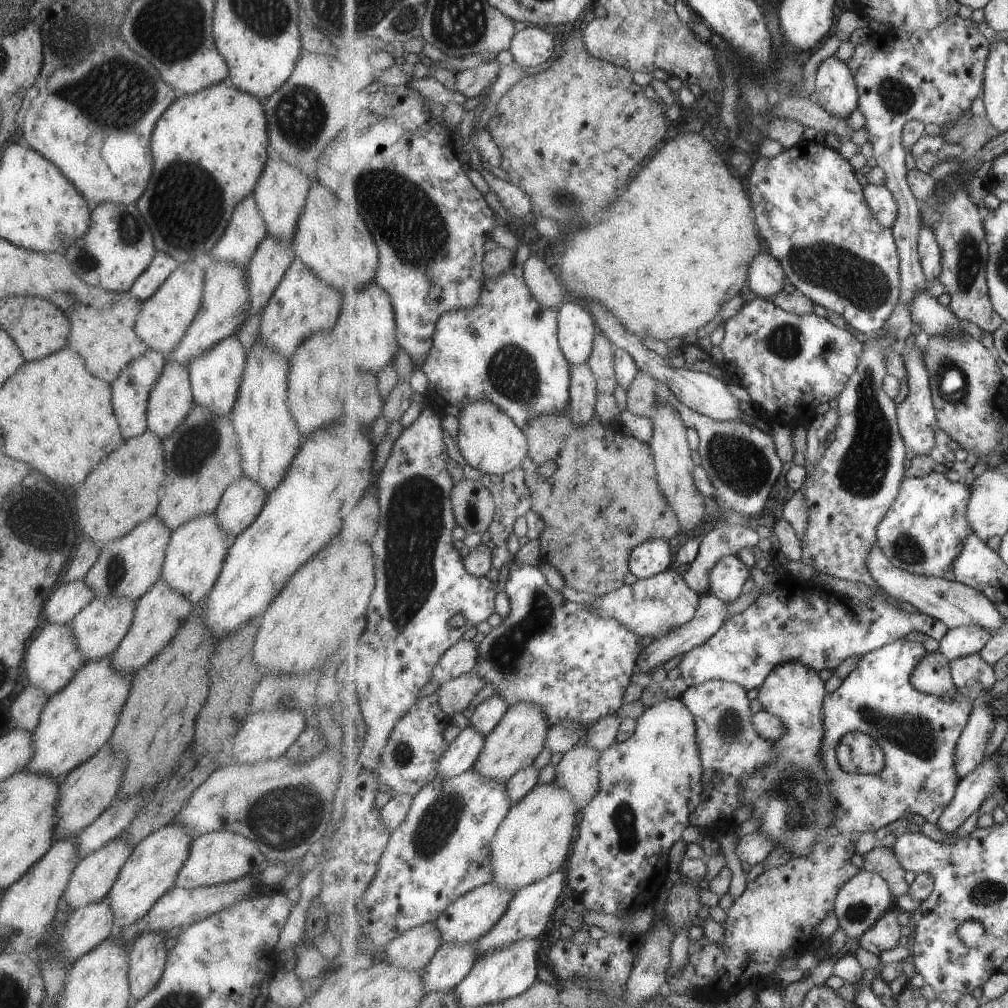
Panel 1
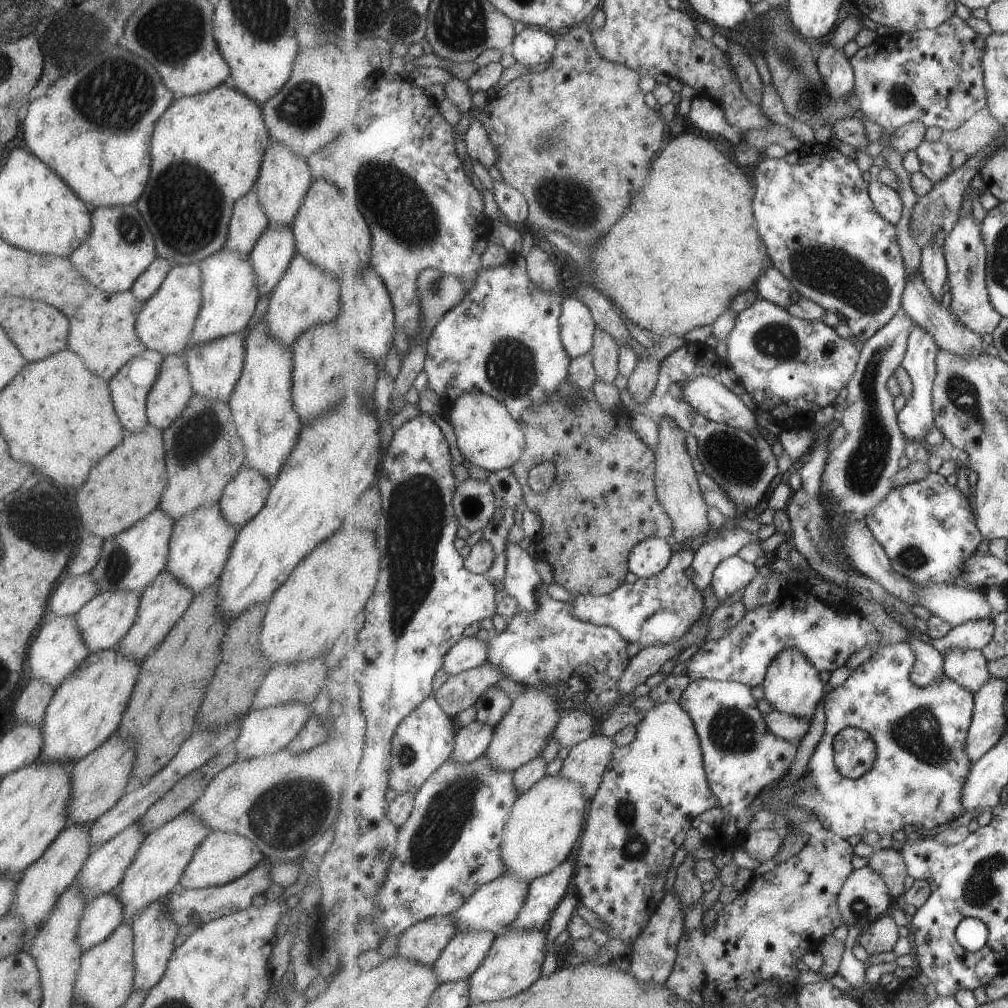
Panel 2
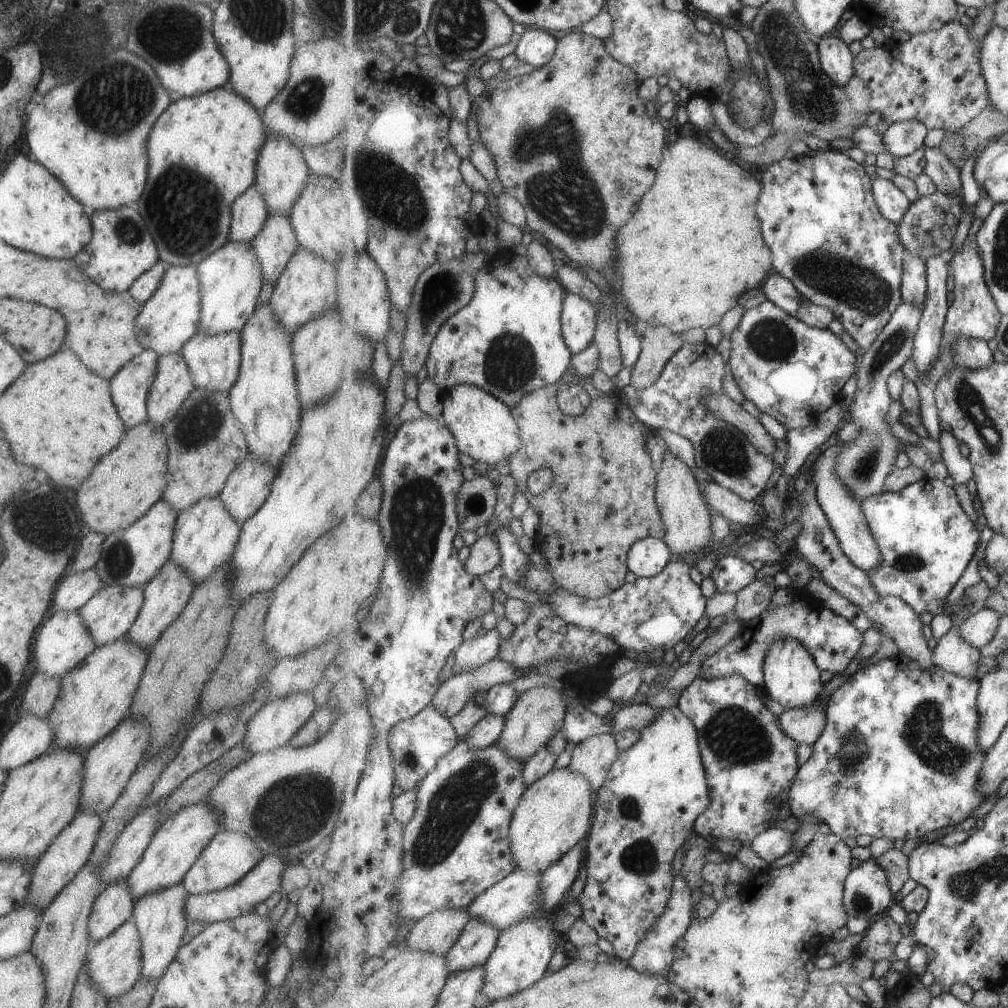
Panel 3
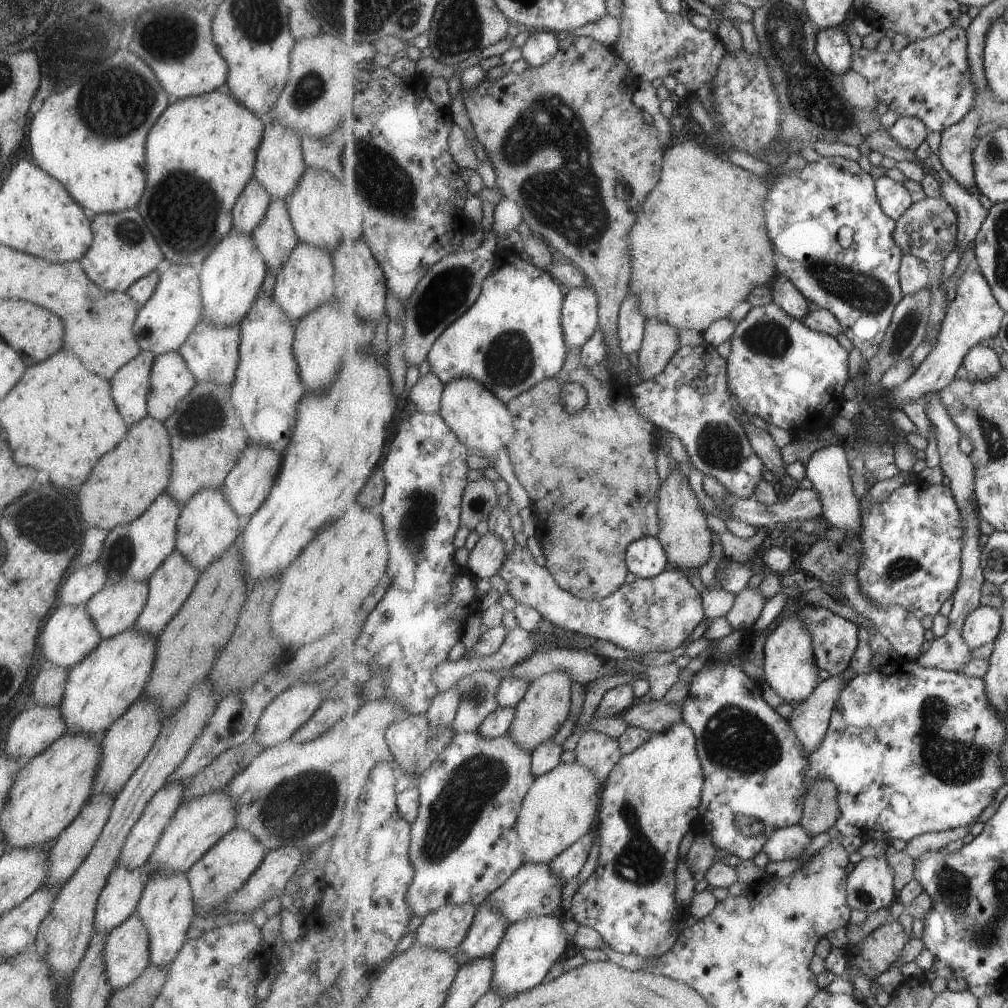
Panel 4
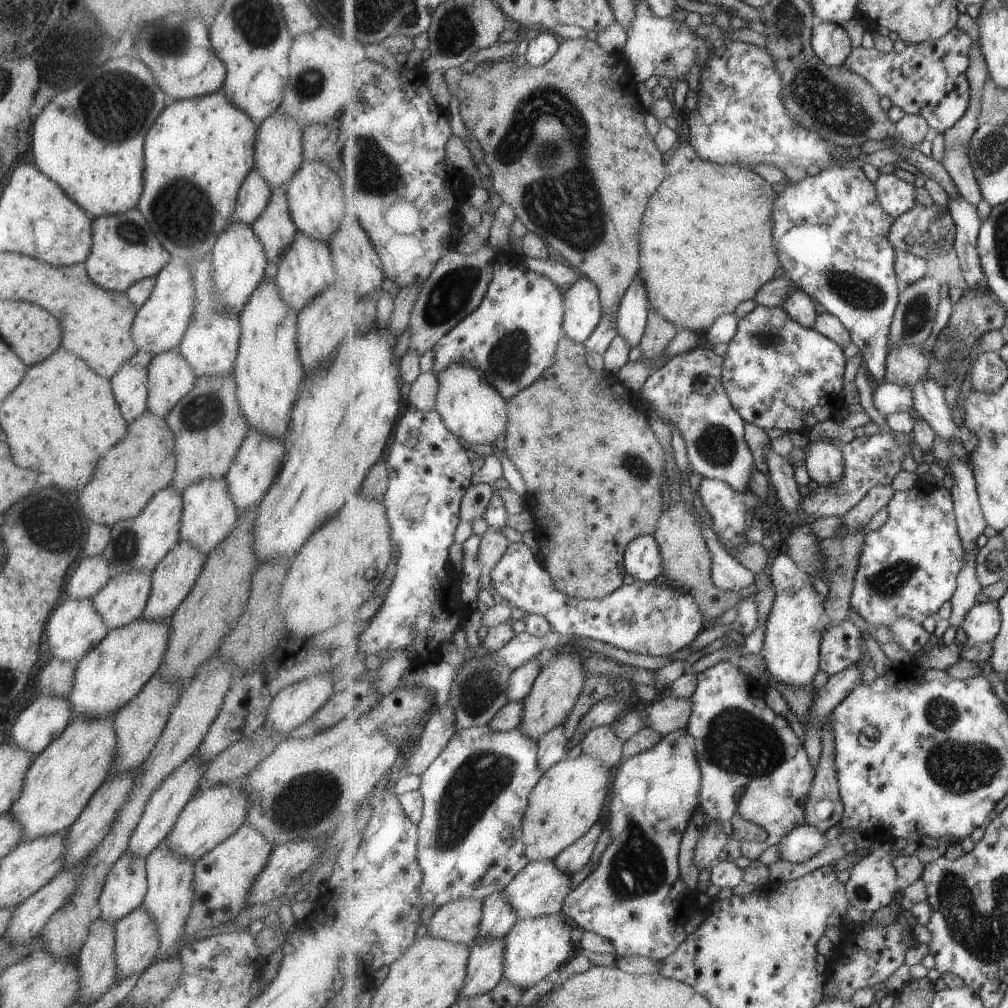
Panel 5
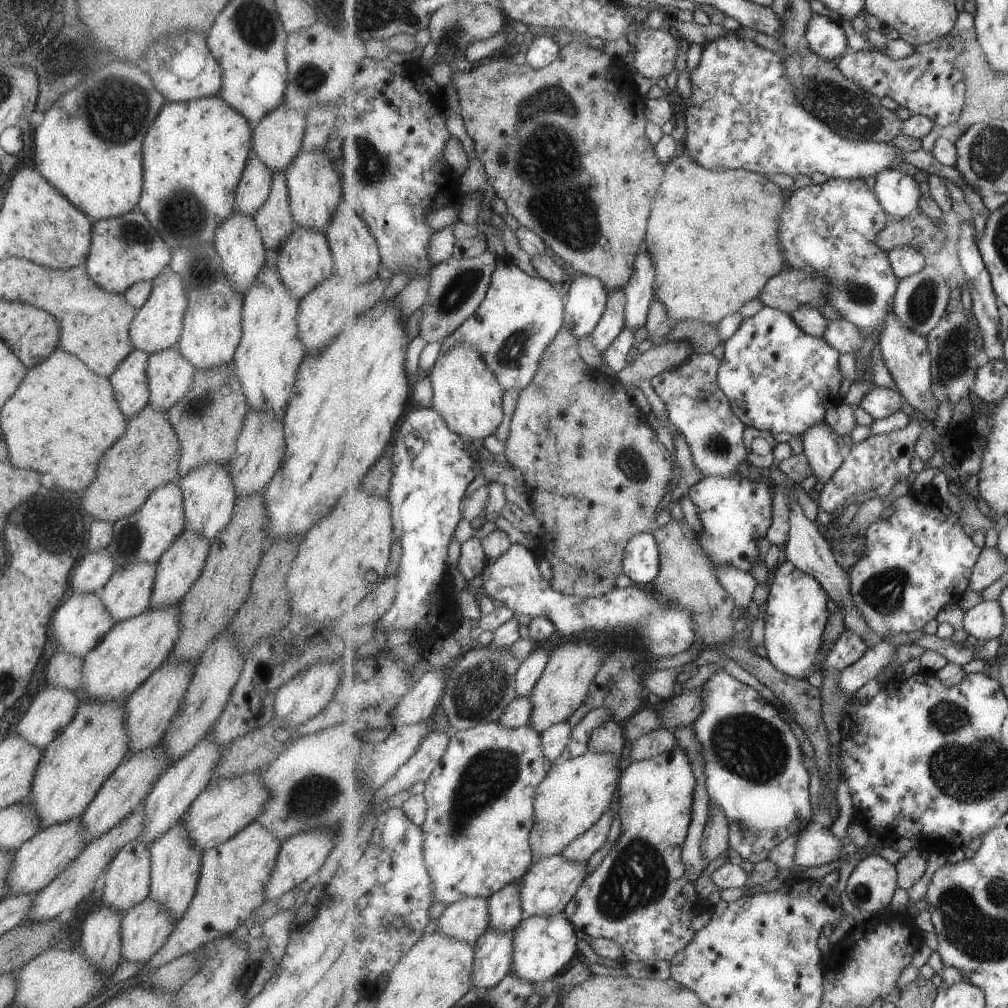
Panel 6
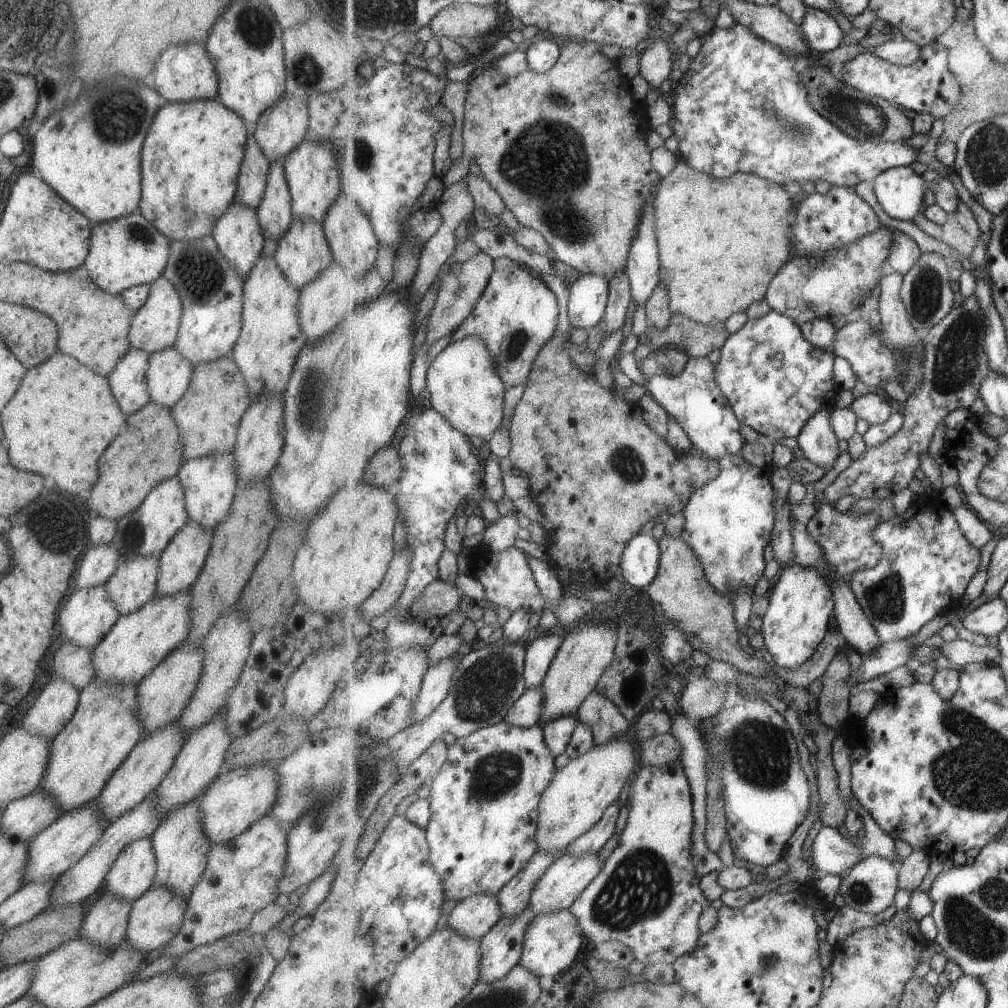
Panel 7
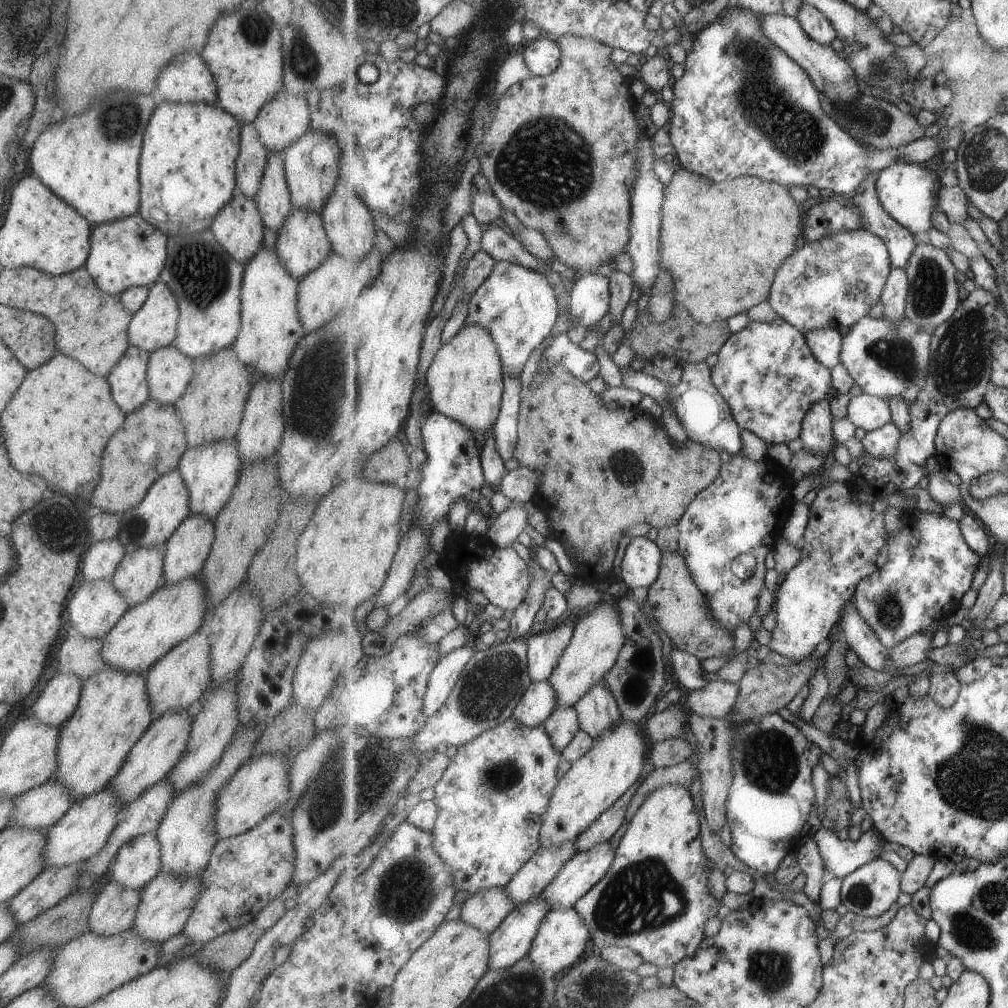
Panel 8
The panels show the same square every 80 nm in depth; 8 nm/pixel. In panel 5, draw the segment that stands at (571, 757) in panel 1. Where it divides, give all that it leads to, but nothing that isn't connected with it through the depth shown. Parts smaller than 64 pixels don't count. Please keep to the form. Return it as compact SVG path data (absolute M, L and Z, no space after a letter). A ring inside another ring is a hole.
M611 725L590 730L582 742L582 754L599 757L606 765L615 764L624 756L624 741Z

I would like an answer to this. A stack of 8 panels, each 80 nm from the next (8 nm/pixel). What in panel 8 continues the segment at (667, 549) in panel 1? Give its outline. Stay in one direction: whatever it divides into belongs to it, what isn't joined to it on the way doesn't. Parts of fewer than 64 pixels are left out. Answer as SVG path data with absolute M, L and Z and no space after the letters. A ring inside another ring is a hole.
M646 537L633 538L626 548L620 568L624 588L633 590L651 587L660 576L663 554L656 540Z

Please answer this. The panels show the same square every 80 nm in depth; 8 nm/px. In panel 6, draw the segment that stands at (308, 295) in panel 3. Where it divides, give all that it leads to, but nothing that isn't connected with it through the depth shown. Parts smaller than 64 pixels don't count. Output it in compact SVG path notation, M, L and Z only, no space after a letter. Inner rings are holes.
M293 225L285 242L277 248L276 271L290 295L301 298L317 283L333 274L332 254L324 232L319 229Z

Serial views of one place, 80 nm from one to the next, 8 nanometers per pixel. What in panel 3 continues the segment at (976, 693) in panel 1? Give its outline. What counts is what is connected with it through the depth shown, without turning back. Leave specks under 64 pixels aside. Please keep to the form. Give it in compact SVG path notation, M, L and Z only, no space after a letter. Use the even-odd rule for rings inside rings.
M983 601L976 602L970 611L961 609L952 616L951 630L933 648L935 666L959 676L977 677L976 672L983 656L980 649L971 646L961 636L961 627L967 617L984 606Z

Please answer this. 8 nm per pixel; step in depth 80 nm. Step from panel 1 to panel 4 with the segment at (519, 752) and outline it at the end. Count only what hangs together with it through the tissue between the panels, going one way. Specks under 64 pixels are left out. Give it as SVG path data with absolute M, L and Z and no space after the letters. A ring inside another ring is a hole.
M551 671L535 679L523 700L516 706L516 717L507 735L511 735L523 748L531 752L545 740L553 739L571 716L574 682L569 671Z

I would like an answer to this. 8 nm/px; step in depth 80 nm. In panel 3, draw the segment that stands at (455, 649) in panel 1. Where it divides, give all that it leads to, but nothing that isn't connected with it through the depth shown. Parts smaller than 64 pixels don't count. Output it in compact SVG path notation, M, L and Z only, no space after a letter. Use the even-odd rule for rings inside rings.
M495 627L484 635L465 641L460 644L454 656L453 670L467 667L479 667L500 656L504 641L504 630Z

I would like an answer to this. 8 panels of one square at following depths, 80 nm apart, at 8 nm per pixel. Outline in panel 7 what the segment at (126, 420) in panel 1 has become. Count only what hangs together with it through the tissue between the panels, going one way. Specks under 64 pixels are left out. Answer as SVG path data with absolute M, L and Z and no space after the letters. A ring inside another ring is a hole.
M130 346L106 376L111 394L125 416L137 412L150 401L146 381L148 358L147 351Z

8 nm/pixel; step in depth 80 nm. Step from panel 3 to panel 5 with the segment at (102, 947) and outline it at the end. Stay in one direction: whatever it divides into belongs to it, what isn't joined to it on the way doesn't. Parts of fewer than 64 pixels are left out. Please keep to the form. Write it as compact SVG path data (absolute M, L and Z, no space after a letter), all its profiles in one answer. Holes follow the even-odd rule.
M139 905L117 919L114 928L114 957L117 982L141 972L155 960L158 951L158 930L154 918Z

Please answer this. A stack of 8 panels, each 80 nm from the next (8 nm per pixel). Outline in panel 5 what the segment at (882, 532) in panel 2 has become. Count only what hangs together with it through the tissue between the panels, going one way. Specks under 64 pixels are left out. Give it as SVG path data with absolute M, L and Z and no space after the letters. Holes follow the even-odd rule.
M923 482L915 484L911 489L902 492L896 492L895 496L888 502L887 506L888 517L880 528L869 531L866 534L866 544L864 552L860 558L860 568L856 572L856 579L854 582L854 593L852 596L852 606L860 616L872 626L885 626L886 628L892 627L900 619L909 619L915 621L917 624L923 624L927 618L935 617L936 612L941 610L941 606L952 600L956 595L956 590L959 583L960 572L965 568L966 564L966 548L960 535L958 528L958 518L955 514L954 496L952 491L945 488L938 488L934 483Z

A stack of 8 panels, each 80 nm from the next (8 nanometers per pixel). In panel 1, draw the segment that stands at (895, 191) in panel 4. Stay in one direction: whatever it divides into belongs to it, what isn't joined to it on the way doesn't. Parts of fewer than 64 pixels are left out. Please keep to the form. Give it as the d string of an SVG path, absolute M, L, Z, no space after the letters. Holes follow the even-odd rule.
M868 183L864 193L877 220L880 220L887 228L893 228L900 211L900 204L896 201L896 196L893 196L891 189L887 188L887 185Z

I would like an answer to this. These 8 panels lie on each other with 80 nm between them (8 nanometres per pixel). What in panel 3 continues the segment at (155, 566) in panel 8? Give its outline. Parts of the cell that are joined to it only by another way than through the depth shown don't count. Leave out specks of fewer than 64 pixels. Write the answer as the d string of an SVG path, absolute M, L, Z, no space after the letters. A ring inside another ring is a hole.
M120 584L104 585L78 610L78 613L98 647L125 636L137 618L143 599L140 587L126 587Z

